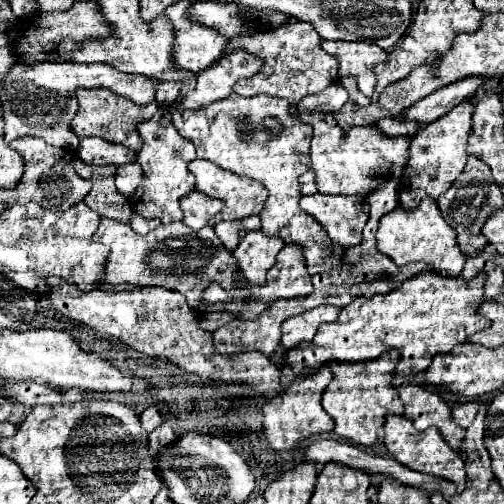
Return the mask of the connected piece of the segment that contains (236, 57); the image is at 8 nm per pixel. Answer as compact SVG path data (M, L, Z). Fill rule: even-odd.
M237 50L227 58L221 58L219 64L197 74L195 88L175 102L175 108L203 108L215 100L227 98L233 92L233 84L241 78L257 74L261 68L261 60L247 54L245 50Z

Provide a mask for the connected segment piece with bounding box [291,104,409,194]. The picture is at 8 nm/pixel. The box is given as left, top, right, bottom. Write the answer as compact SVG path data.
M291 104L291 114L315 130L309 168L315 172L317 190L321 194L369 194L379 184L397 180L407 164L409 138L387 138L375 126L355 126L347 134L339 128L333 114L299 112L297 104Z

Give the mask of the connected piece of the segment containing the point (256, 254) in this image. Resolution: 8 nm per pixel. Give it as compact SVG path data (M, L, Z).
M247 232L233 256L251 284L265 284L267 270L275 264L277 252L283 246L285 242L279 238L269 238L263 232Z

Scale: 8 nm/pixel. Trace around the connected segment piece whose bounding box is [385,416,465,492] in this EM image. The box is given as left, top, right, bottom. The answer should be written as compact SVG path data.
M389 416L385 422L385 446L391 452L391 456L405 464L407 468L431 476L439 476L443 480L449 480L457 486L457 492L465 490L465 462L459 456L459 452L451 450L441 434L435 428L429 428L427 432L417 432L411 424L411 420L403 416Z

